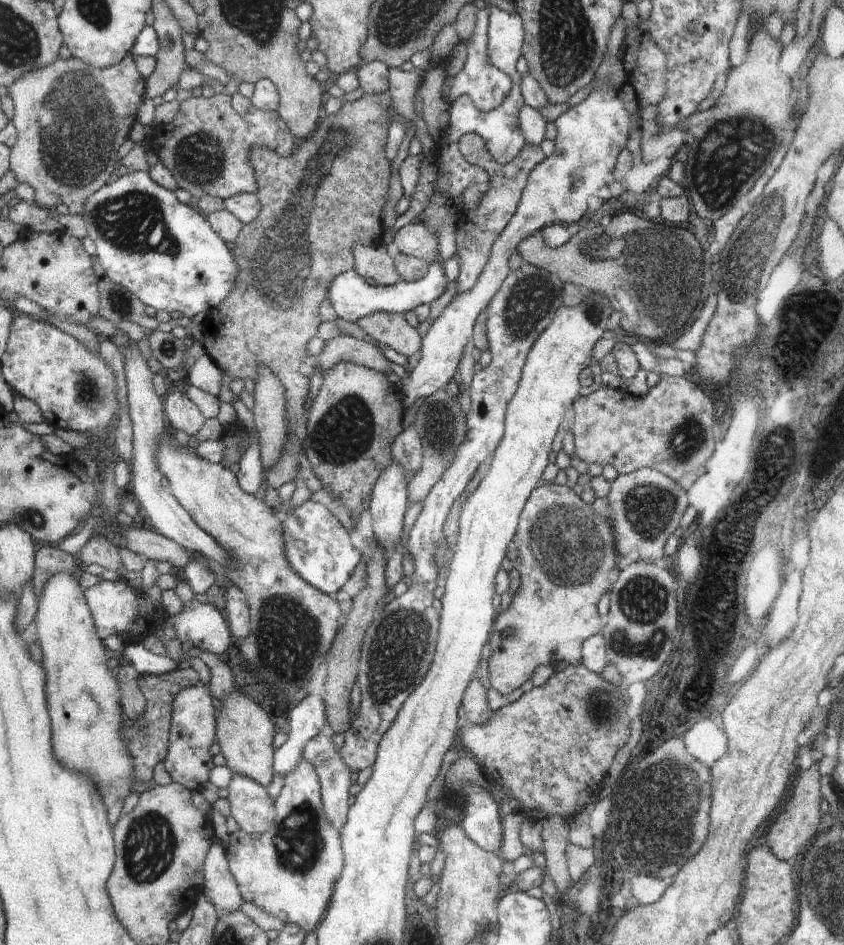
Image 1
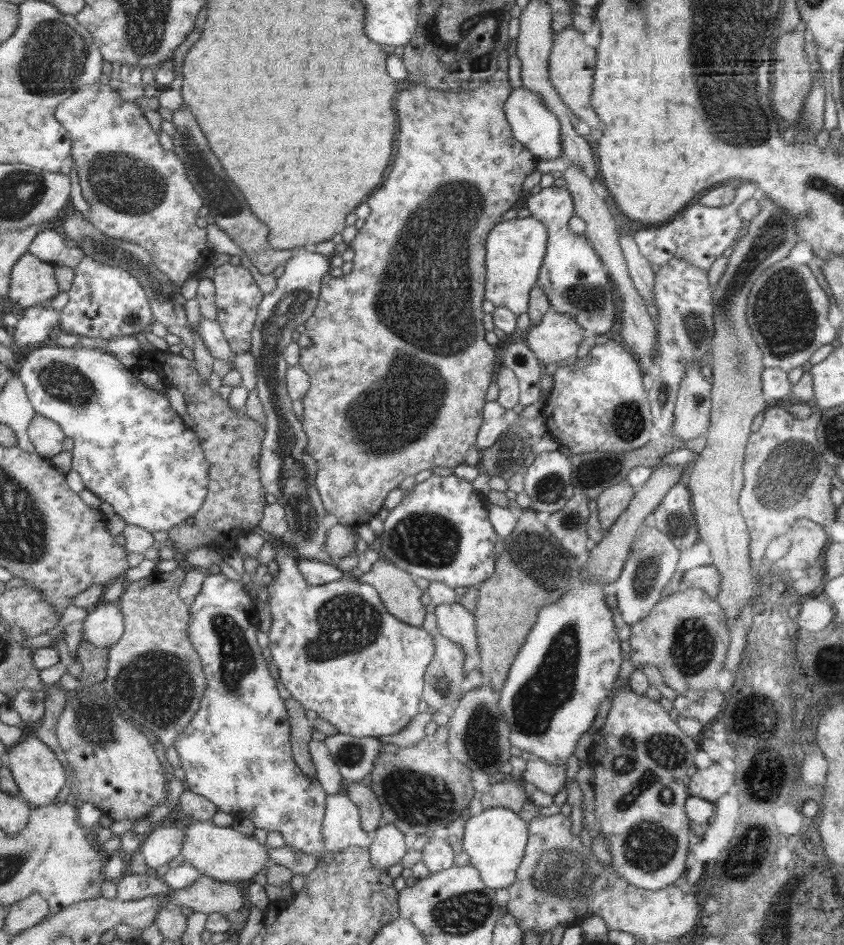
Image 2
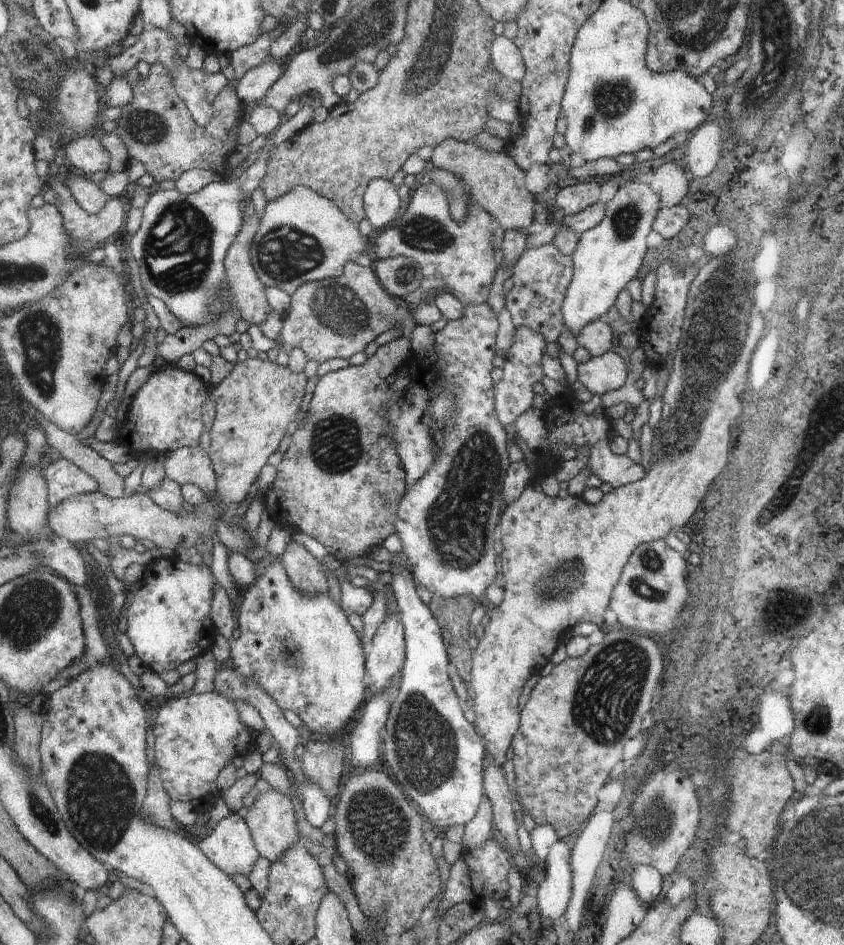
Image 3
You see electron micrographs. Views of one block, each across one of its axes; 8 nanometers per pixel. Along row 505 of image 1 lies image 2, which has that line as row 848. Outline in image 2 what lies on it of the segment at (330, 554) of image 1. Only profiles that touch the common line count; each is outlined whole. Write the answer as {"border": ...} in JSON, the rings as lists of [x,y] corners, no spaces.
{"border":[[[206,575],[195,601],[189,606],[188,638],[200,656],[206,689],[200,706],[190,723],[174,742],[182,761],[188,791],[204,796],[220,811],[231,814],[235,821],[250,820],[255,829],[282,833],[286,846],[306,854],[324,857],[322,822],[325,814],[325,796],[316,779],[308,779],[292,757],[290,723],[285,700],[276,689],[262,648],[256,640],[256,609],[253,598],[241,582],[226,575]]]}

